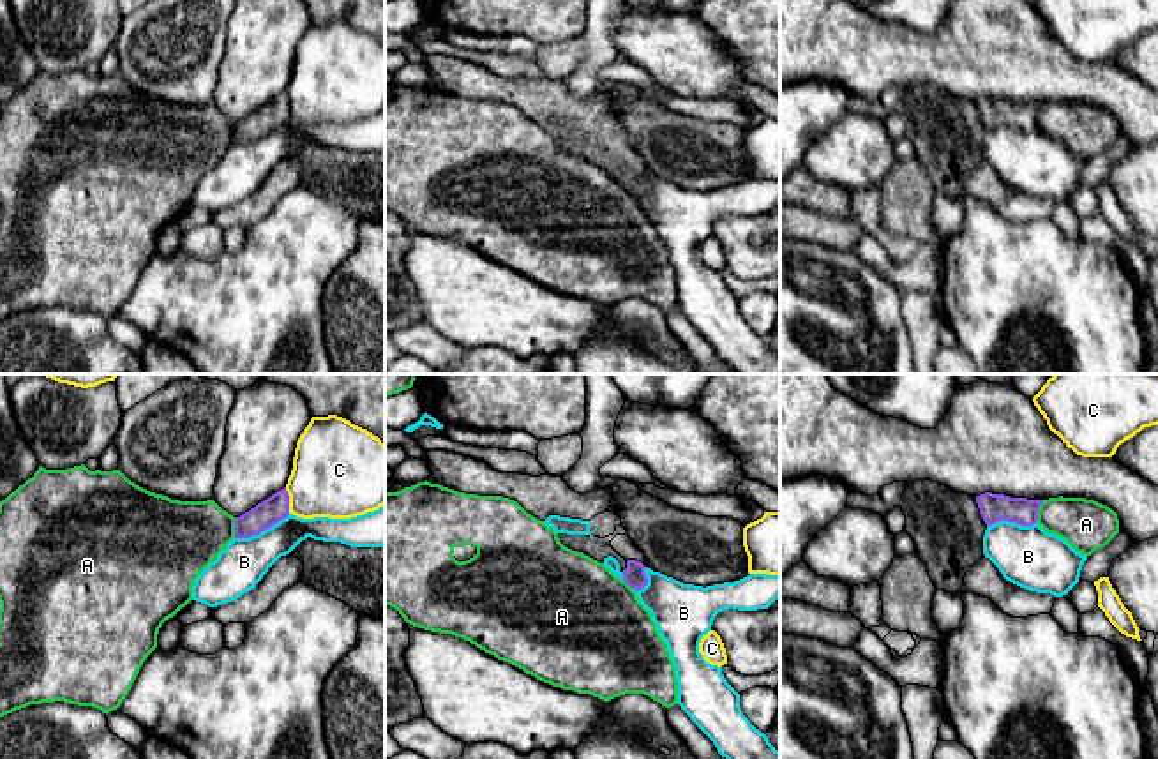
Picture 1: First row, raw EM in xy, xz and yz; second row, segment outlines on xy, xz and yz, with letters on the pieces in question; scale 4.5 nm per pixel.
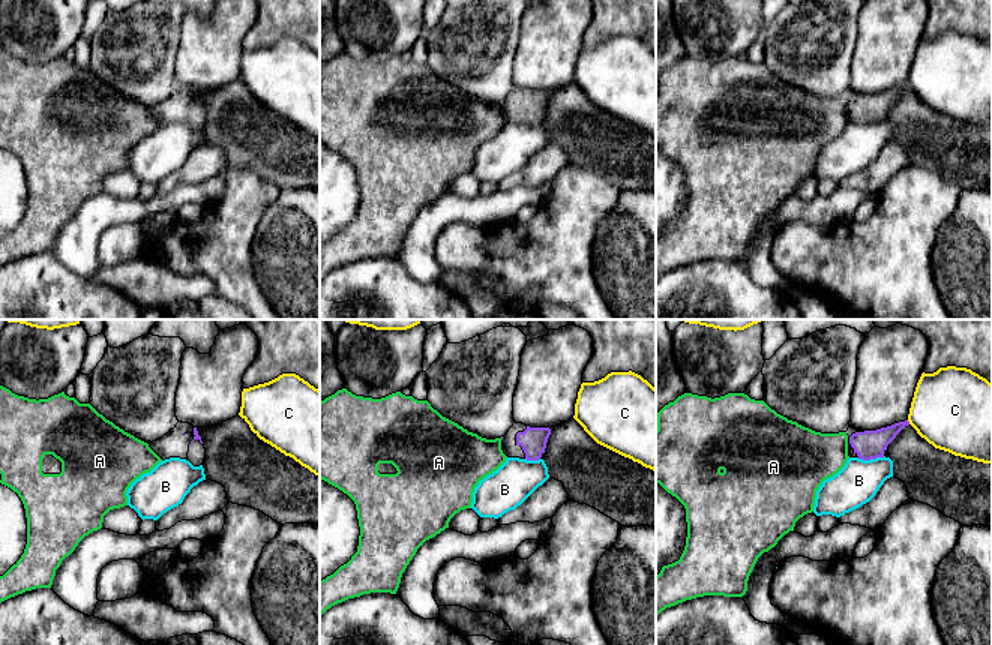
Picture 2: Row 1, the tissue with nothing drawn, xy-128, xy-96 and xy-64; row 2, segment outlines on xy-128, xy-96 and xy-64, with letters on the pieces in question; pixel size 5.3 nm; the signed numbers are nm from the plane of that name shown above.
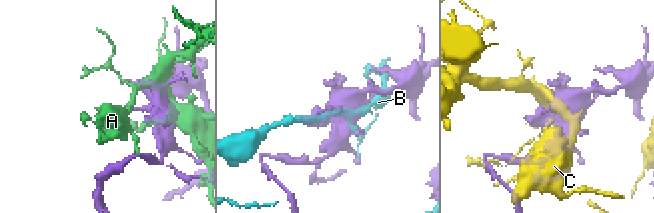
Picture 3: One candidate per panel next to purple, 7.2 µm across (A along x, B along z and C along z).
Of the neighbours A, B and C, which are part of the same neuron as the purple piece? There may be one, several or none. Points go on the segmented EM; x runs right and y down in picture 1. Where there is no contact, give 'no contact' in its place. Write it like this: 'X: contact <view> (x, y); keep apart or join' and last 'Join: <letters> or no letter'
A: contact yz (1037, 511); keep apart
B: contact xy (262, 530); keep apart
C: contact xy (288, 500); keep apart
Join: no letter

